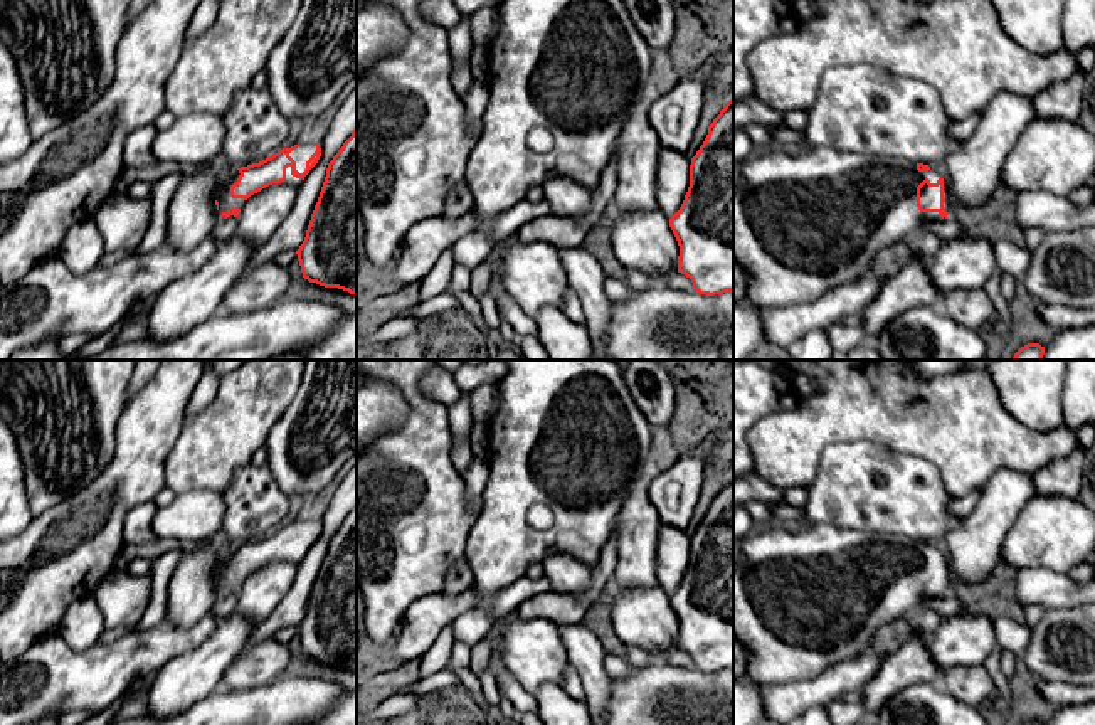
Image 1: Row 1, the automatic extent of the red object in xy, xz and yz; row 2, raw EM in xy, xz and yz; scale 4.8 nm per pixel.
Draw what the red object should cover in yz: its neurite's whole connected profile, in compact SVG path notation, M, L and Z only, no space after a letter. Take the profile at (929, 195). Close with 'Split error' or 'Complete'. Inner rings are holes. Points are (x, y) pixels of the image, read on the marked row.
M772 146L743 158L742 177L733 190L733 261L749 276L747 301L760 310L809 303L839 284L860 281L883 247L910 241L922 222L940 220L952 209L944 168L910 160L821 146L804 146L802 151L789 155Z. Split error

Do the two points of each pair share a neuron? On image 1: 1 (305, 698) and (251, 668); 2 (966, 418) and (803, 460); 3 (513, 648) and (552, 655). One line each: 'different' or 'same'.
1: different
2: same
3: same

